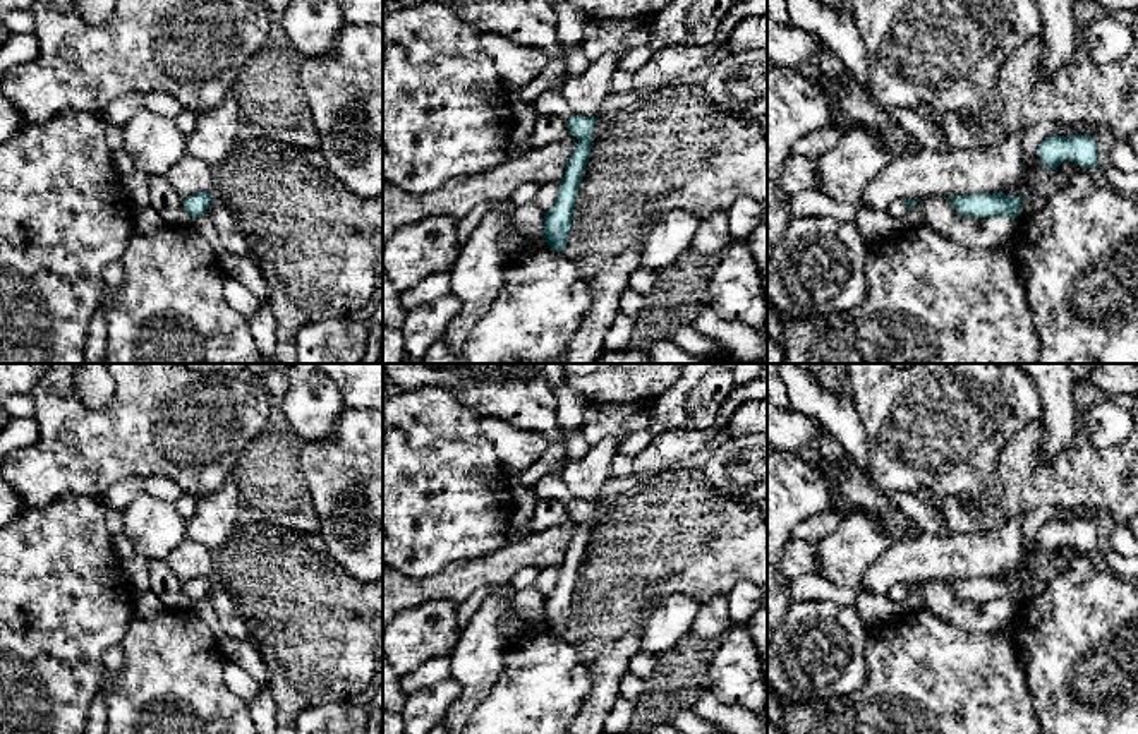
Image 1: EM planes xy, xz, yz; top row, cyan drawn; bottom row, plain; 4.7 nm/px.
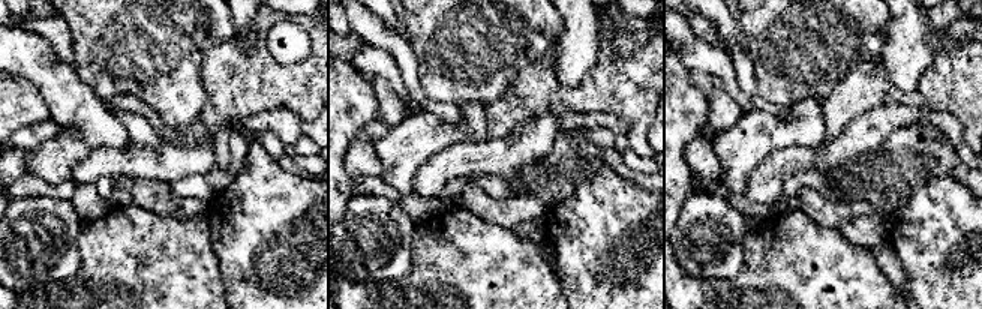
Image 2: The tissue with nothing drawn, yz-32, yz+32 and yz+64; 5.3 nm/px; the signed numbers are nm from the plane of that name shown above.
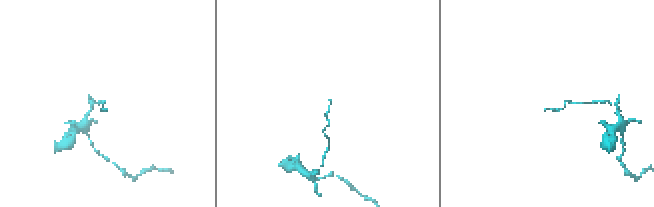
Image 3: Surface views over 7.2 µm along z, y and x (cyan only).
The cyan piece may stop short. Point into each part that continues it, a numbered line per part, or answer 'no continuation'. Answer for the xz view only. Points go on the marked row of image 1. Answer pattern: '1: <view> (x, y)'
no continuation

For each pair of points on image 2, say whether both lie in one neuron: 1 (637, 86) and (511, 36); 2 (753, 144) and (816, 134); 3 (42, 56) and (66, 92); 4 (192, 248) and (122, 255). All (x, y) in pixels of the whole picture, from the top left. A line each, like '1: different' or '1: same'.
1: different
2: same
3: same
4: same

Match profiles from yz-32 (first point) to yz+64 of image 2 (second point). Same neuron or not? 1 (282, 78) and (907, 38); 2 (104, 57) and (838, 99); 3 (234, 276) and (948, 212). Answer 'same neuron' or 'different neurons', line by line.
1: different neurons
2: different neurons
3: same neuron

